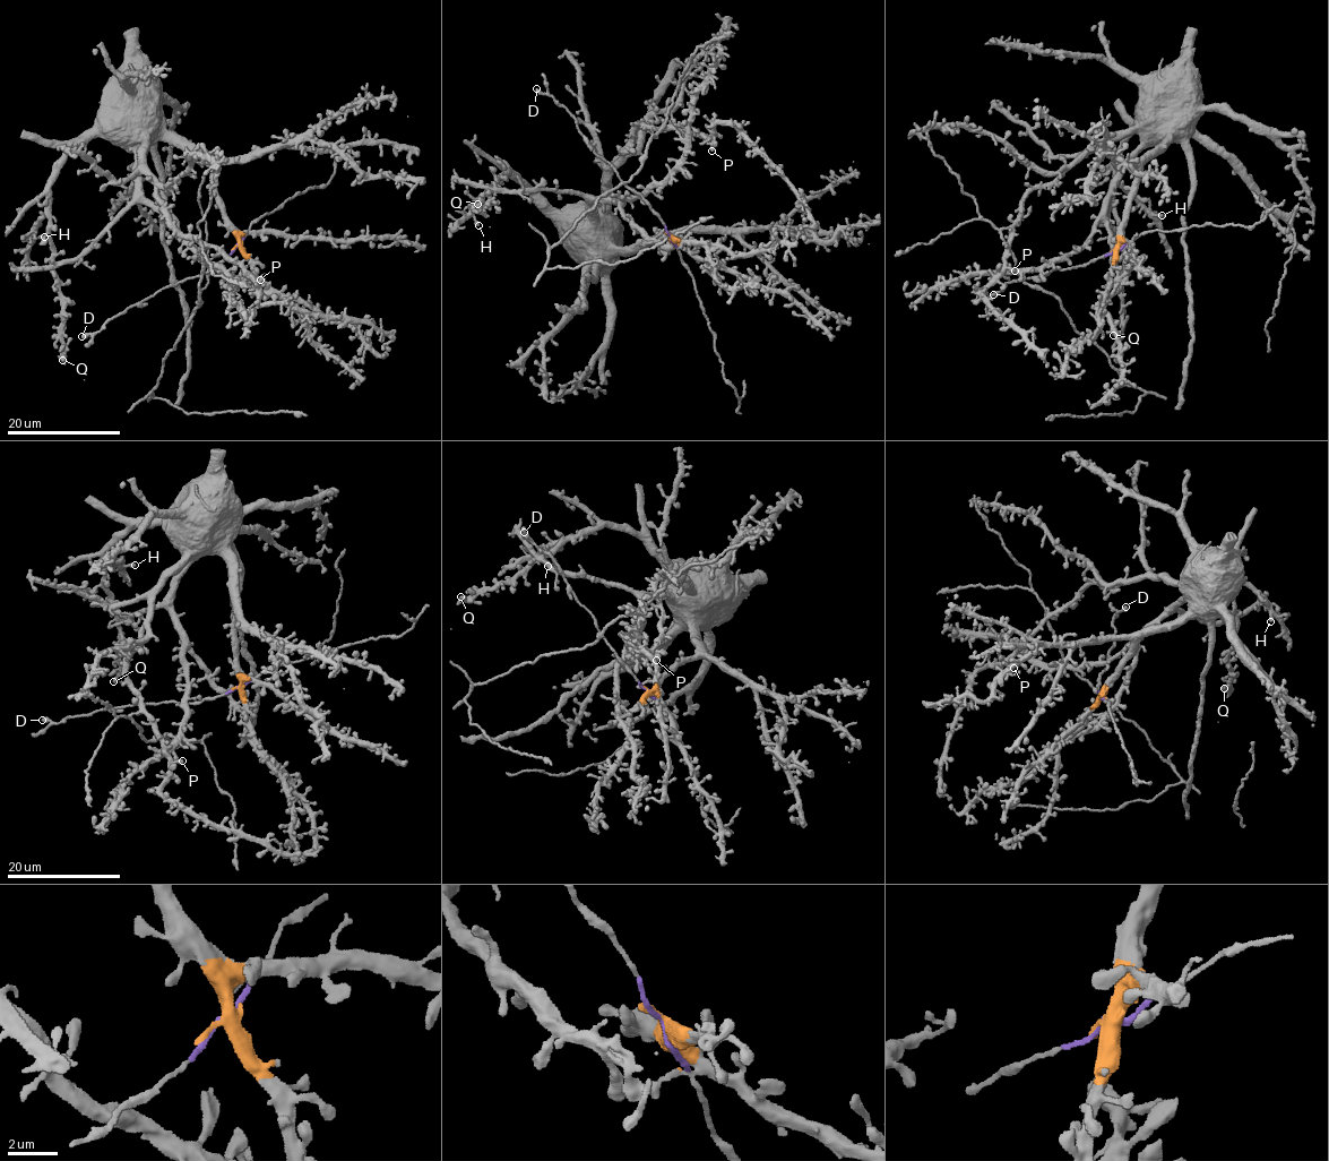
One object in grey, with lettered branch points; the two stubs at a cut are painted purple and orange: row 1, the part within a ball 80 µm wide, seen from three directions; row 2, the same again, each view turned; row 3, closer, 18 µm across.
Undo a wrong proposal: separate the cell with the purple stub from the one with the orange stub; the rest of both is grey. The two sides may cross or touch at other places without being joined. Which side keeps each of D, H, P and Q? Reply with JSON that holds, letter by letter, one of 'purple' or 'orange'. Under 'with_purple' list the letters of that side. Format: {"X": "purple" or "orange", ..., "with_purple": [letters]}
{"D": "purple", "H": "orange", "P": "orange", "Q": "orange", "with_purple": ["D"]}

